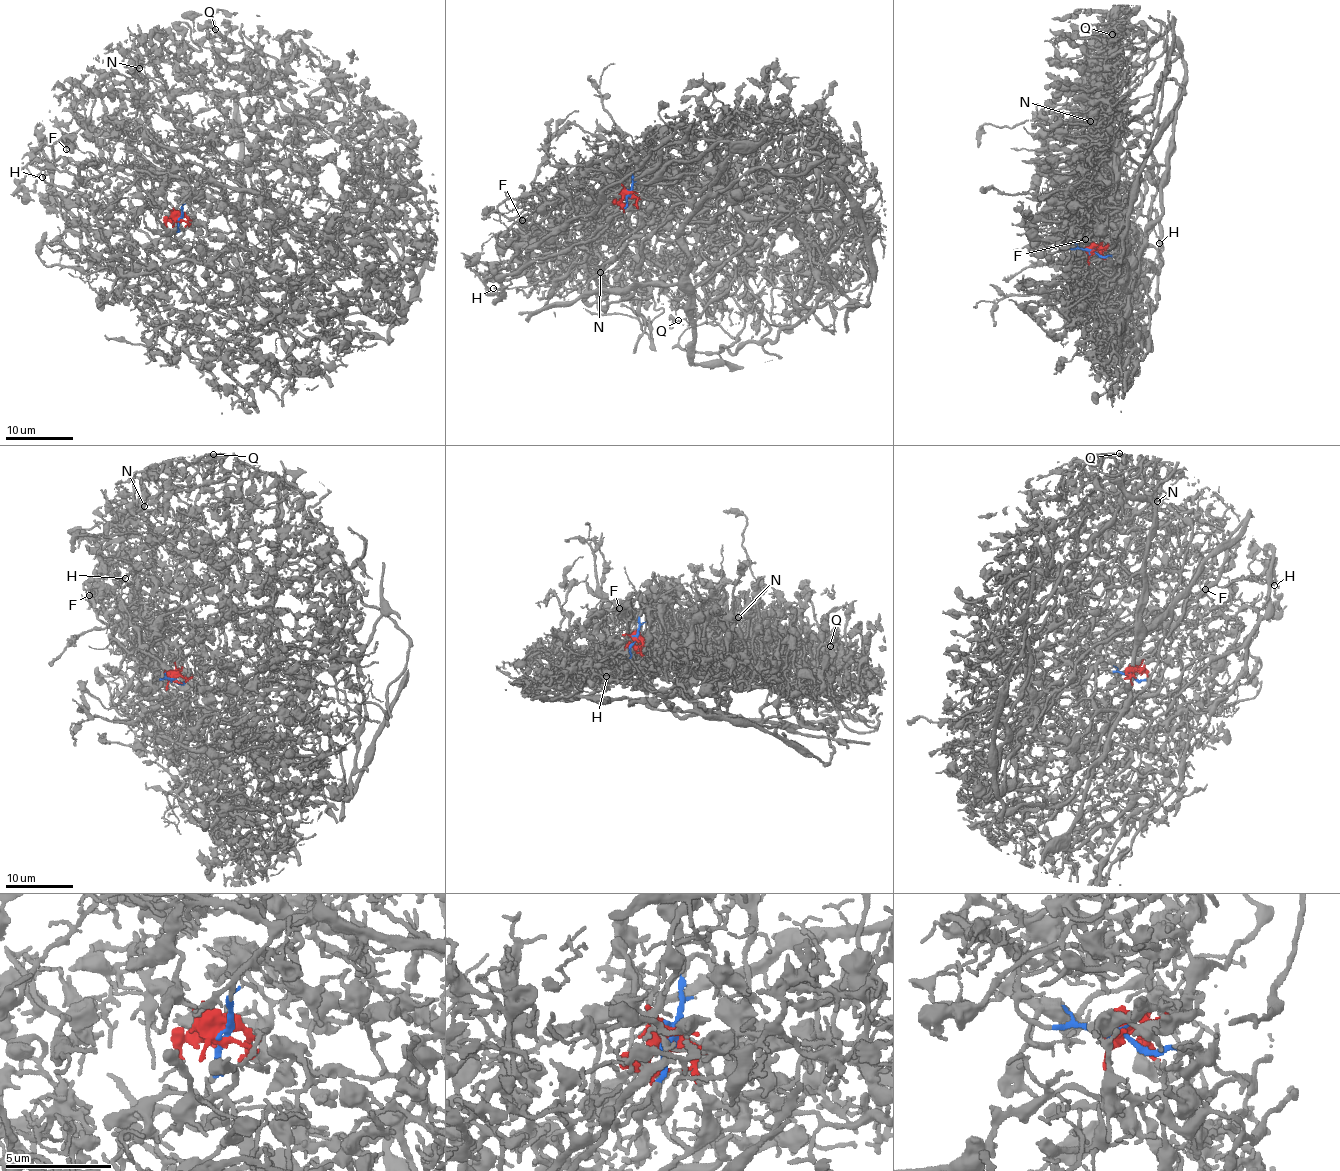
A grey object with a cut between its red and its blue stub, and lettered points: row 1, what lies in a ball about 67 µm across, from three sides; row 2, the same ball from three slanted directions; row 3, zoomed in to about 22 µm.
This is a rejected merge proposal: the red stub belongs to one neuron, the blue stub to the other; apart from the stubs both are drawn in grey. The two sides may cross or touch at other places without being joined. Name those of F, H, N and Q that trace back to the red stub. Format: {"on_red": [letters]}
{"on_red": ["F", "N", "Q"]}

